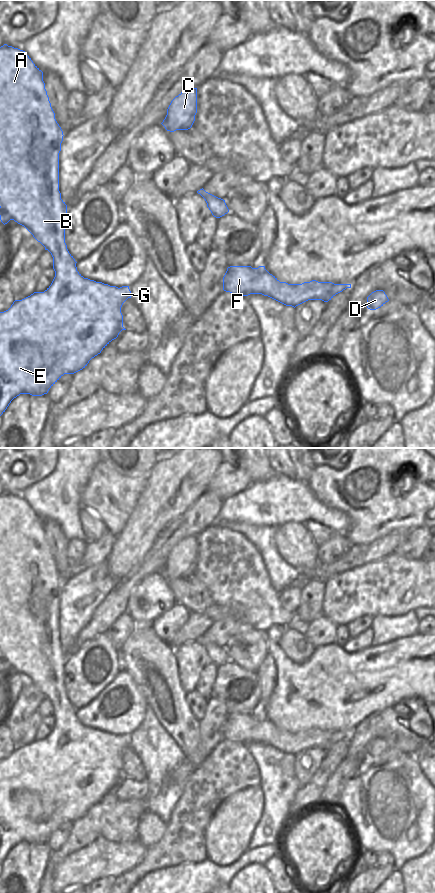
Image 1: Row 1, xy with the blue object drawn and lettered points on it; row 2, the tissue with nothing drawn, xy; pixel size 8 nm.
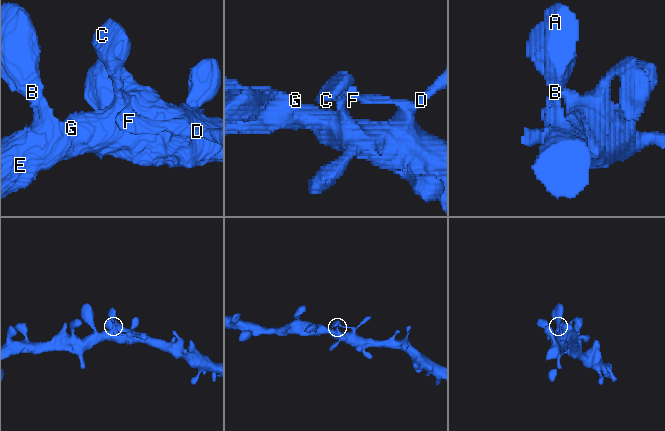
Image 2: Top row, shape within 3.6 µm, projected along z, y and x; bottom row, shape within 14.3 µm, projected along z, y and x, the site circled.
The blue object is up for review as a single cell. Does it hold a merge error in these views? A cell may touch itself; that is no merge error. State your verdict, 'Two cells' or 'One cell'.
One cell.

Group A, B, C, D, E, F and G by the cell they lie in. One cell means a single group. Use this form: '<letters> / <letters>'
A B C D E F G

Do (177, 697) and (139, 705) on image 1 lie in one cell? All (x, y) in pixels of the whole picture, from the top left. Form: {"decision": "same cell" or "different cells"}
{"decision": "different cells"}

